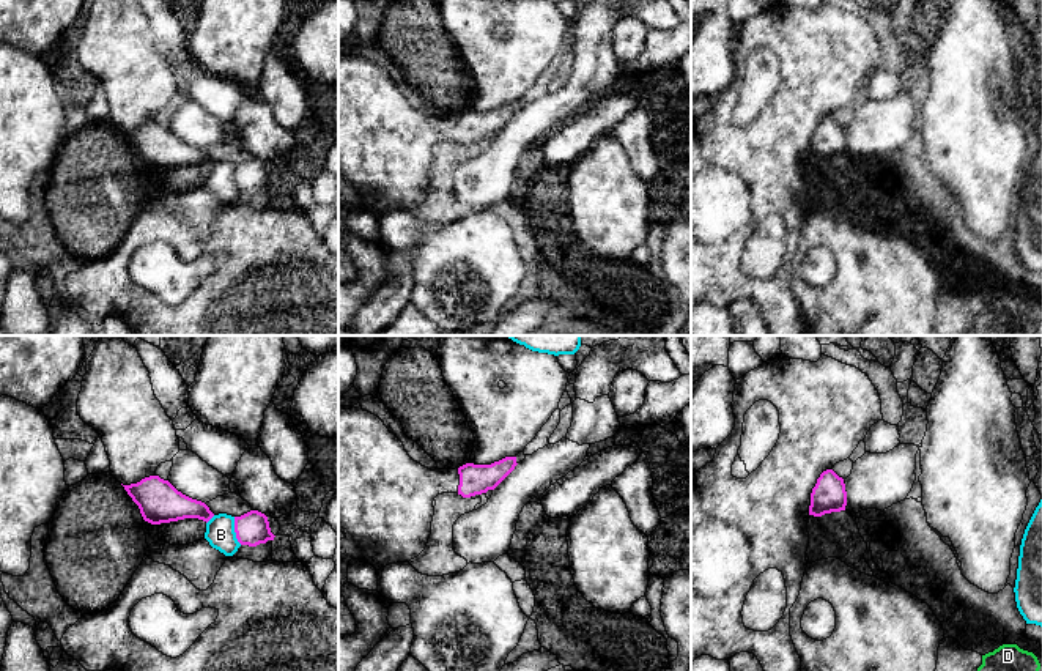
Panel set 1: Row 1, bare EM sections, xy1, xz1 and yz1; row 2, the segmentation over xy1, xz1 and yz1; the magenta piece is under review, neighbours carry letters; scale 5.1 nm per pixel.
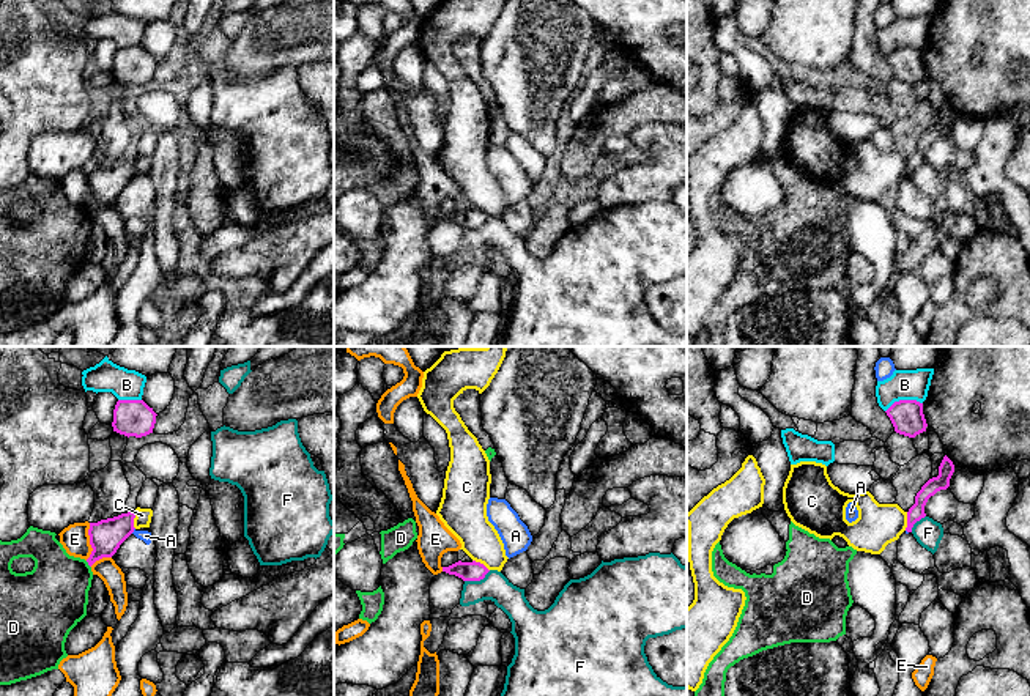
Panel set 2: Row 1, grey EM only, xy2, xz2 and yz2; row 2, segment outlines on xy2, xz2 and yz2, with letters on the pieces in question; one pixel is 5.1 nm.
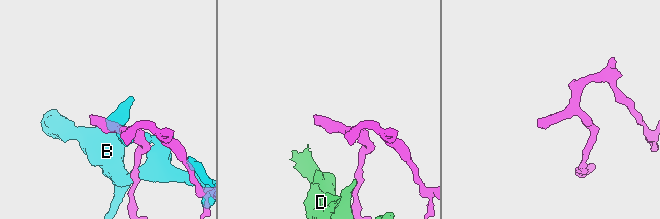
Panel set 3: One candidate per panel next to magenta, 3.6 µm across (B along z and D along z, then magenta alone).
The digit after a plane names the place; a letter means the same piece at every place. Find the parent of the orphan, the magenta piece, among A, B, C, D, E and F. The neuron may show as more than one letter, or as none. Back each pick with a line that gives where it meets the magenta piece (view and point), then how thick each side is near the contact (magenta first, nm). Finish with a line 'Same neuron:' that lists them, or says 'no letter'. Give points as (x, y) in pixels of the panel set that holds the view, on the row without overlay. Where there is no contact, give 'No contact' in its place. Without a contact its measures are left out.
Same neuron: no letter

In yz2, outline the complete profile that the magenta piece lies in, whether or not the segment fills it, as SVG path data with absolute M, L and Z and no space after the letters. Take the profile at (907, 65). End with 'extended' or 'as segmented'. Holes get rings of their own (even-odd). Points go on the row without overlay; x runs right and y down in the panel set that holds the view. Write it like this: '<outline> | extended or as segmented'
M917 47L895 49L887 58L895 79L909 85L926 79L926 66L923 61L923 50Z | as segmented

